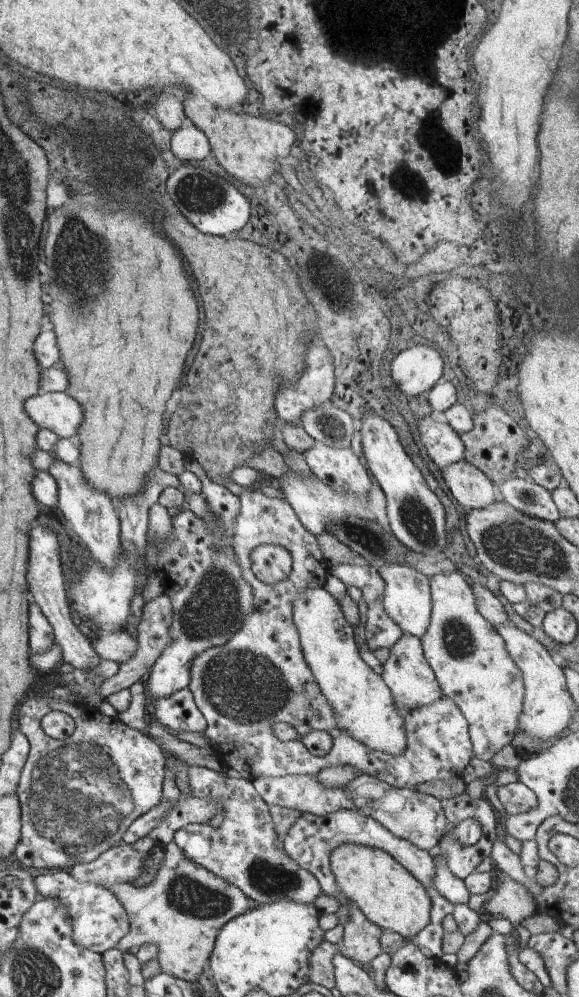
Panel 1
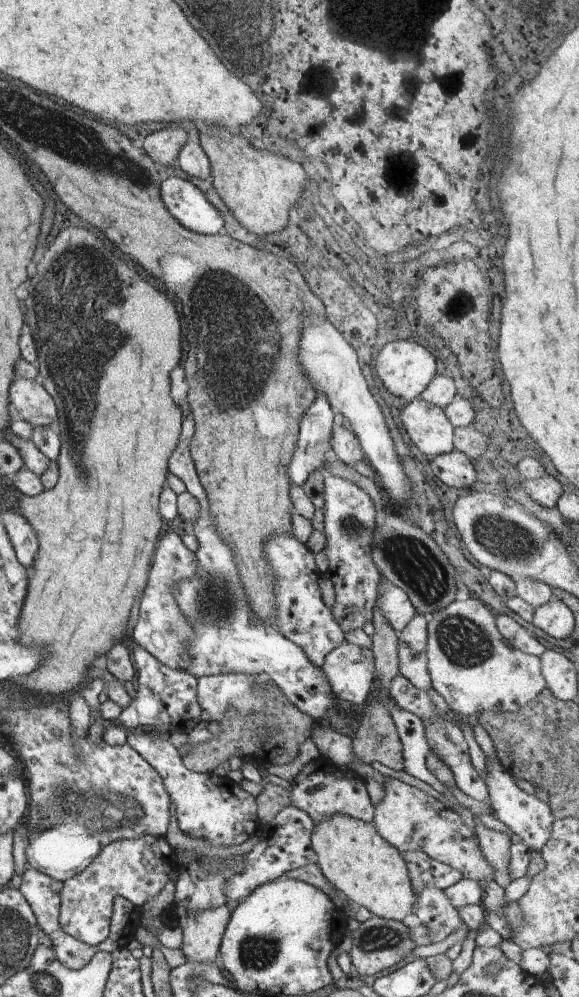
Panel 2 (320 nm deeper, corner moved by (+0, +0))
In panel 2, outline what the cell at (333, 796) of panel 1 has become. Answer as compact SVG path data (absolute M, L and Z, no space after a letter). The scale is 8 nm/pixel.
M323 757L309 761L309 764L299 772L293 783L291 798L293 804L305 810L316 824L336 813L350 815L365 823L373 822L374 806L371 803L365 779L354 770L333 766Z

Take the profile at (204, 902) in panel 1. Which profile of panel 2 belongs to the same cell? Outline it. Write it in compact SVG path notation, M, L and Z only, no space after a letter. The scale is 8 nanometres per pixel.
M224 905L204 911L177 909L176 918L183 932L180 949L188 961L215 962L230 915L230 910Z

